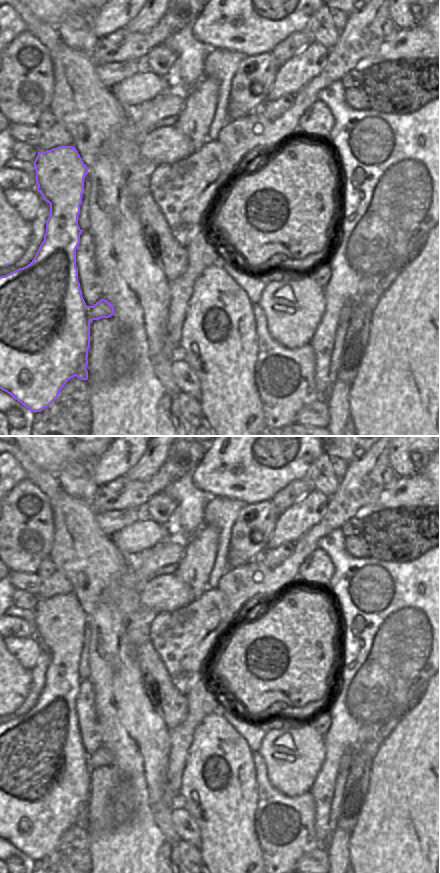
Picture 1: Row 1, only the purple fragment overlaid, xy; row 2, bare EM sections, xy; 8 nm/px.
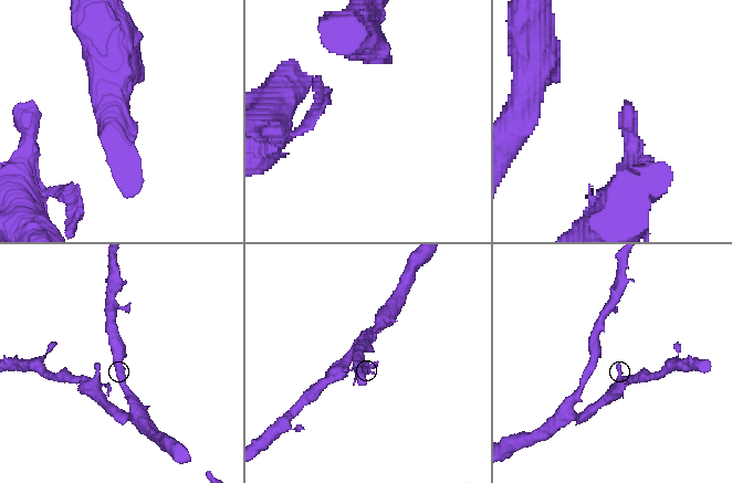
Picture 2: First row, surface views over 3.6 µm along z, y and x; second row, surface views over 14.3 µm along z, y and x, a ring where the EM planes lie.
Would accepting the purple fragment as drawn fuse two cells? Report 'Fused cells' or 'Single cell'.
Single cell.

